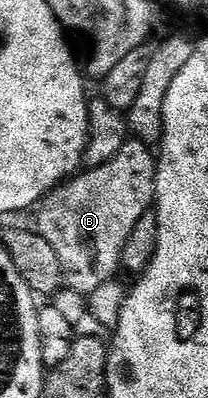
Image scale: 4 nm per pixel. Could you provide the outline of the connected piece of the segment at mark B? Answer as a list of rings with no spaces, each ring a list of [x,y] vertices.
[[[130,140],[120,150],[115,151],[111,160],[101,166],[94,166],[77,173],[71,180],[56,187],[43,199],[40,210],[38,233],[50,244],[61,260],[64,269],[85,286],[88,292],[96,290],[113,277],[112,274],[122,266],[124,249],[136,225],[152,209],[156,200],[156,164],[158,158],[147,141]]]

